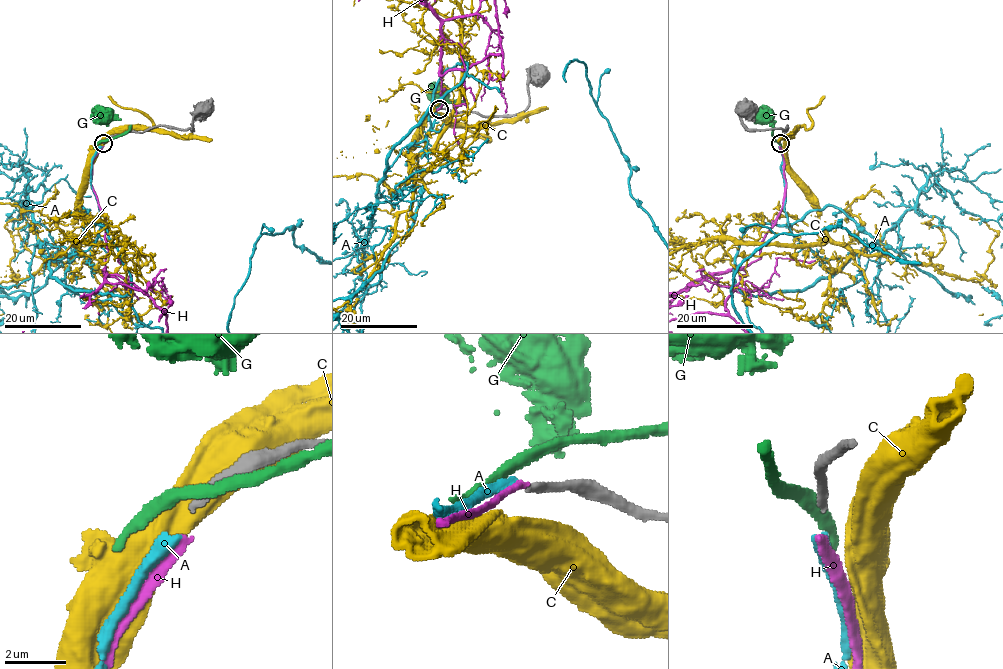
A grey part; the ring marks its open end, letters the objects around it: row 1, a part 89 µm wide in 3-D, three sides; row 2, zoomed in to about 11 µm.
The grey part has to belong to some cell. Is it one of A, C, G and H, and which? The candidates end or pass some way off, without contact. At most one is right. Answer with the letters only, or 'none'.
A

